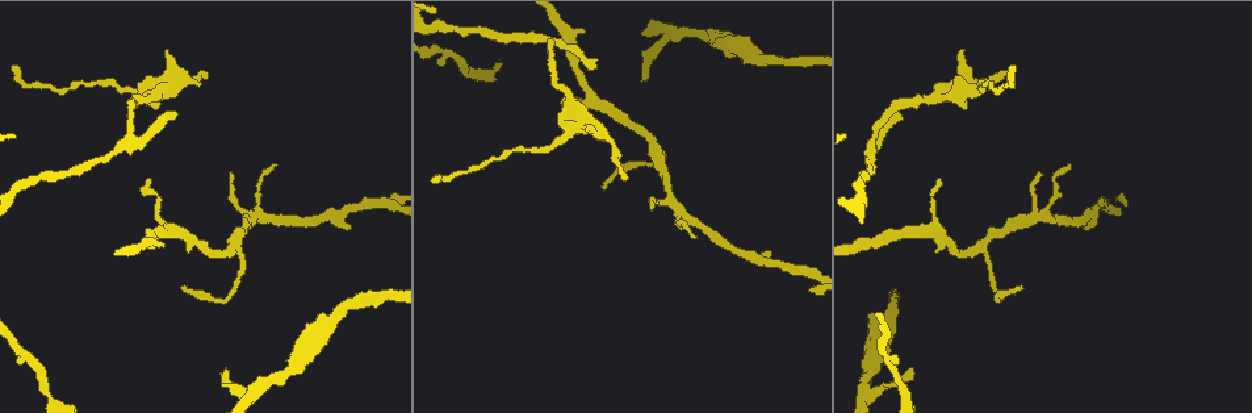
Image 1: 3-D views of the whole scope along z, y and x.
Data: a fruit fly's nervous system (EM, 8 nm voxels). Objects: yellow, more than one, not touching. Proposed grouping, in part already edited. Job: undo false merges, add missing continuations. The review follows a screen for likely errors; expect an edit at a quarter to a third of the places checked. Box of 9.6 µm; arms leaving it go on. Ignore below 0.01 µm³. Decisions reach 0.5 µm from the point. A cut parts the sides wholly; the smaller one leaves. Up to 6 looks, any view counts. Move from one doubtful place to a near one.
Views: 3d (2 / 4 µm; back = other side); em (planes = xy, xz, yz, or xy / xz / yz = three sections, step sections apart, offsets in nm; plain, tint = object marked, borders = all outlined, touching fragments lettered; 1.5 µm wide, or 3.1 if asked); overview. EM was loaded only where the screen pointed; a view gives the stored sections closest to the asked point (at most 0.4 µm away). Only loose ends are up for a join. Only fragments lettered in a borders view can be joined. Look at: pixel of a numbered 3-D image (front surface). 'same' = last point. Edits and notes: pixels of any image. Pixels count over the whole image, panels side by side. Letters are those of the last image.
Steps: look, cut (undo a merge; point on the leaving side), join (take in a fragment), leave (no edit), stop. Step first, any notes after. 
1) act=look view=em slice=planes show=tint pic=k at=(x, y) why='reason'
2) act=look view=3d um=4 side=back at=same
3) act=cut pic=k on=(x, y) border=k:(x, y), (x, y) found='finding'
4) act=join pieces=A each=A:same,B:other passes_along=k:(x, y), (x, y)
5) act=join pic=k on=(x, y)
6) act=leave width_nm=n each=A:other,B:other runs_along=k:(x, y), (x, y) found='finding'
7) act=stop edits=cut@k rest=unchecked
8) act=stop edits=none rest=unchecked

act=look view=em slice=planes show=tint pic=1 at=(900, 114) why='branch stops here'

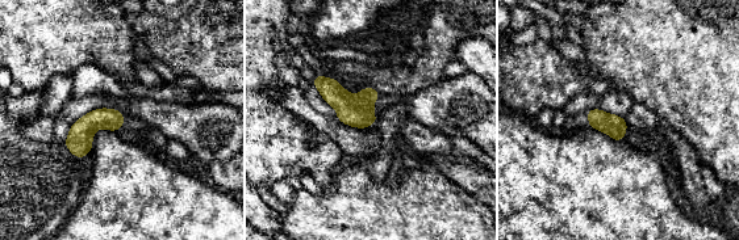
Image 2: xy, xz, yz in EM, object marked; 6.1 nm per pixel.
act=look view=em slice=planes show=borders at=same

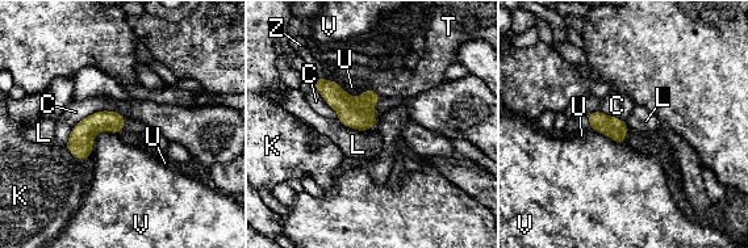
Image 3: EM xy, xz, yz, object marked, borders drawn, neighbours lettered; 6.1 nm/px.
act=join pieces=T each=C:other,K:other,L:other,T:same,U:other,V:other,Z:other passes_along=3:(358, 113), (376, 92), (410, 83) found='the neuron continues'

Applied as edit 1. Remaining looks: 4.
act=look view=overview

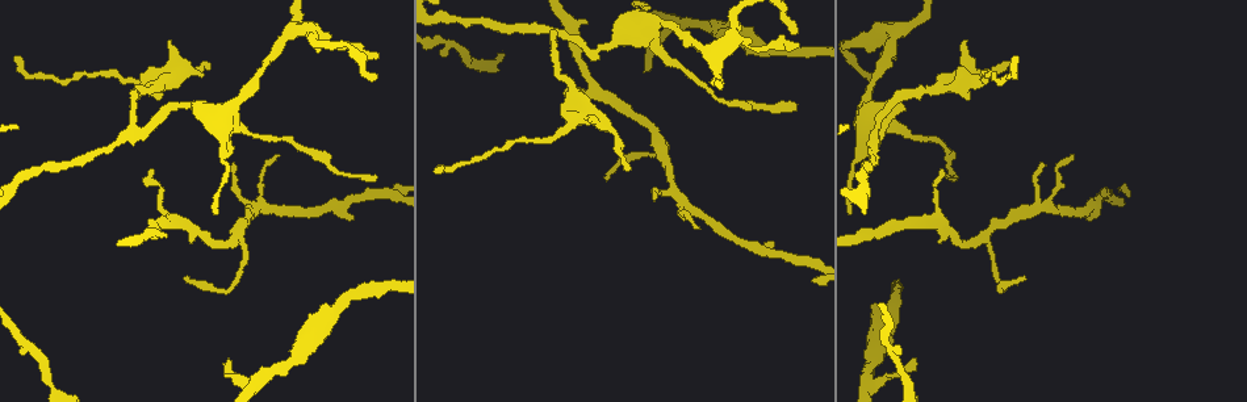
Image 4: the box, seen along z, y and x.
act=look view=em slice=planes show=borders pic=4 at=(1040, 162) why='branch stops here'

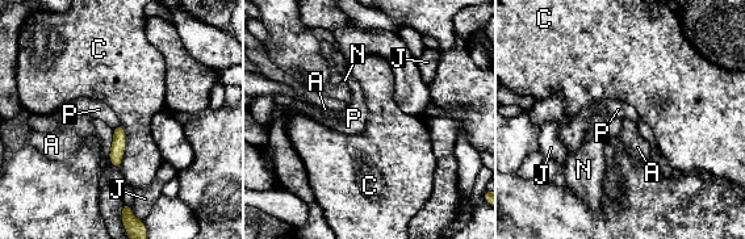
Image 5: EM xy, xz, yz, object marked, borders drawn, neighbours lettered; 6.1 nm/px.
act=leave each=A:other,C:other,J:other,N:other,P:other border=5:(120, 124), (113, 130) found='no lettered fragment goes on from it'

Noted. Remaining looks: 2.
act=look view=3d um=2 pic=4 at=(643, 72) why='thin end'

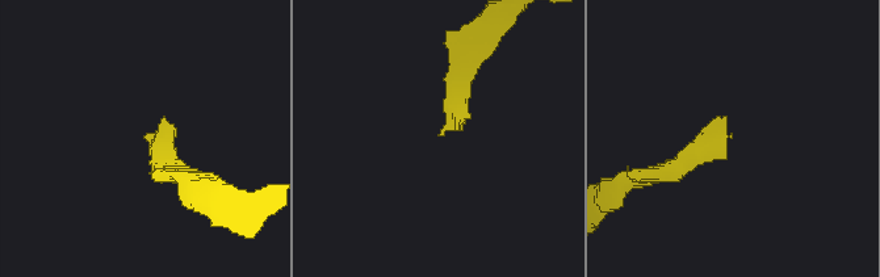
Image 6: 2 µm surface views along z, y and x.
act=look view=em slice=planes show=borders pic=6 at=(441, 133)

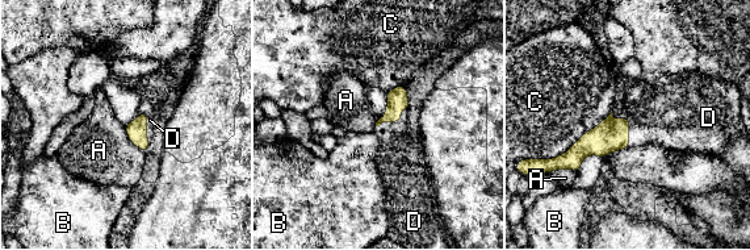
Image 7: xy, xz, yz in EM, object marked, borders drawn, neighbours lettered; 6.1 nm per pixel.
act=join pieces=D each=A:other,B:other,C:other,D:same passes_along=7:(397, 99), (396, 121), (397, 162) found='it goes on there'

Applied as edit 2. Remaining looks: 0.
act=stop edits=join@3,join@7 rest=unchecked

